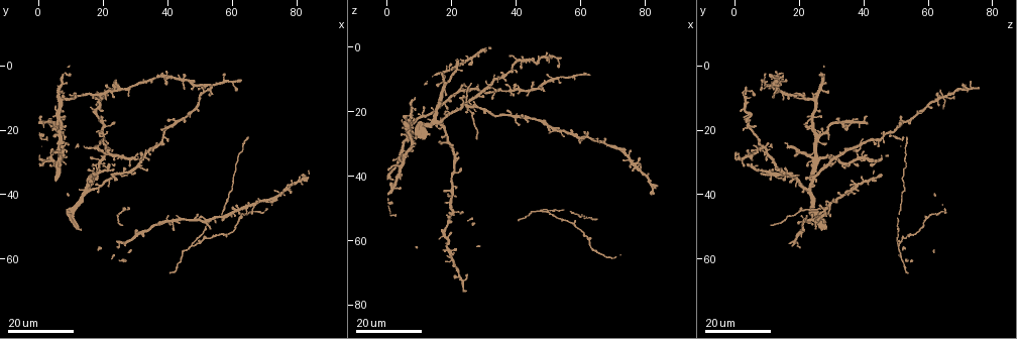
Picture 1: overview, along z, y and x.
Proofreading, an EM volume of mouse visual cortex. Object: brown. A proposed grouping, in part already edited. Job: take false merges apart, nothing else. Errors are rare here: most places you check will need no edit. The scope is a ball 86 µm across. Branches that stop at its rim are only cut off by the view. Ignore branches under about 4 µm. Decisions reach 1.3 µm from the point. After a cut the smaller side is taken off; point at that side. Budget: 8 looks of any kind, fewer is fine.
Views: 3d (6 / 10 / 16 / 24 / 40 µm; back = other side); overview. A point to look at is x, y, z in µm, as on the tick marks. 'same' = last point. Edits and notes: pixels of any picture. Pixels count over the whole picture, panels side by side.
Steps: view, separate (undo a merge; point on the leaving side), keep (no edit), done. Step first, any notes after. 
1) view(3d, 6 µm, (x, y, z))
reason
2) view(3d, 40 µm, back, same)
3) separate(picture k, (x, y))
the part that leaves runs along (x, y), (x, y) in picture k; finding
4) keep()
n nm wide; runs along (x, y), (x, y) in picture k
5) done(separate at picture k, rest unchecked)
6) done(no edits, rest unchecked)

view(3d, 24 µm, (22.5, 36.5, 19.5))

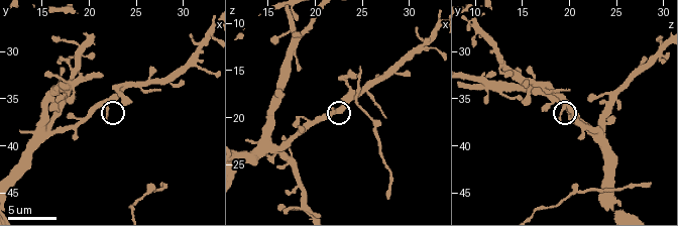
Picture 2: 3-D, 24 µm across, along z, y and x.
view(3d, 6 µm, (21.6, 36.0, 19.2))
zoom in

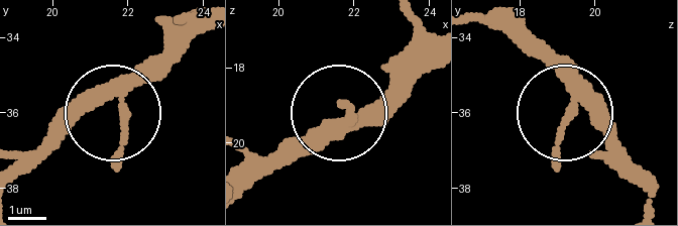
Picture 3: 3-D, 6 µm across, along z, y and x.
keep()
3 arms; runs along (501, 19), (560, 78), (566, 110), (579, 97), (614, 142) in picture 3; all the same neuron

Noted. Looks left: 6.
view(3d, 10 µm, (26.6, 44.8, 20.6))
arms run side by side

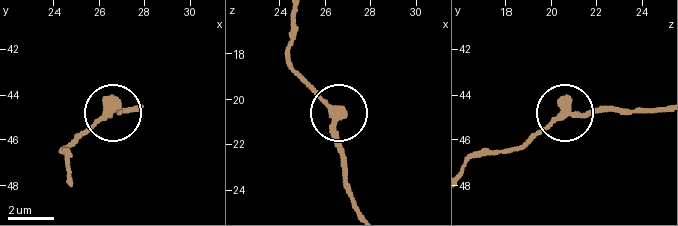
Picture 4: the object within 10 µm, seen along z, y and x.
keep()
300 nm wide; one neuron here

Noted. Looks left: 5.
view(3d, 16 µm, (48.0, 55.5, 51.5))
a fork

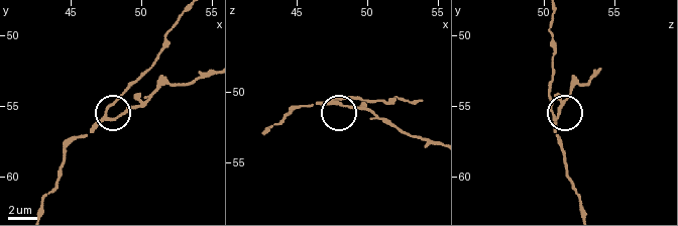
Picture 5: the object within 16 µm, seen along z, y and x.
view(3d, 10 µm, (47.6, 55.8, 50.8))

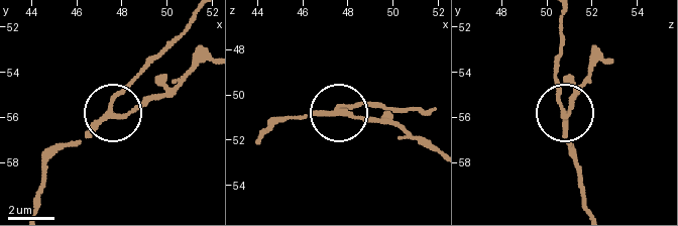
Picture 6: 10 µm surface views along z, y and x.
separate(picture 6, (120, 94))
210 nm wide; the part that leaves runs along (99, 122), (116, 95), (189, 20) in picture 6; a second neuron is stuck on

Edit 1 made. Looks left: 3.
view(overview)
redraw

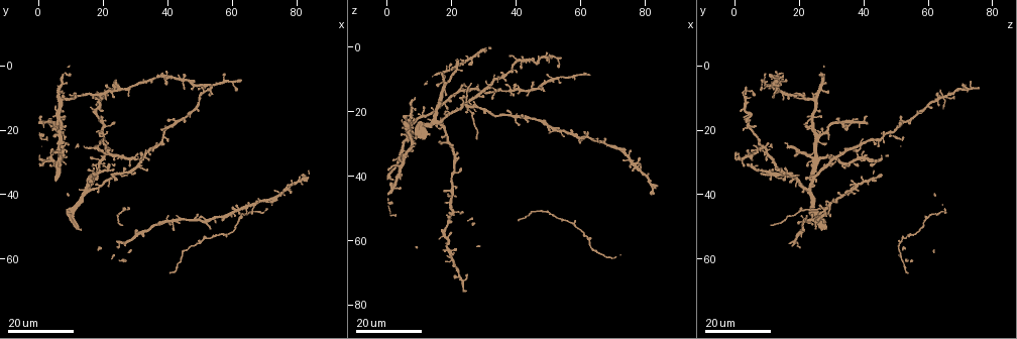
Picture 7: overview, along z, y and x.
view(3d, 24 µm, (53.5, 48.0, 25.5))
two arms in line, one across

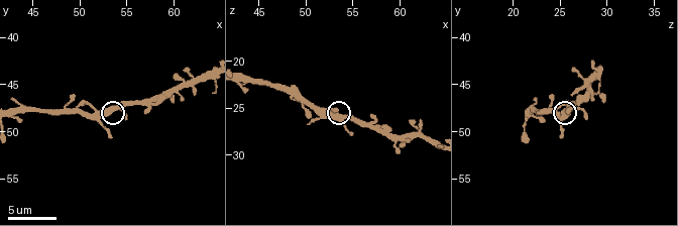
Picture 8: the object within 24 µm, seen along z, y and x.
view(3d, 6 µm, (53.8, 47.6, 26.2))

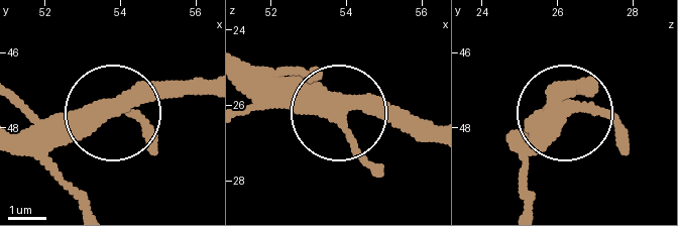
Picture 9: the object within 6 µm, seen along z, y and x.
keep()
3 arms; runs along (509, 132), (595, 113), (611, 123), (620, 148) in picture 9; continuous, no second neuron

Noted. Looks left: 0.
done(separate at picture 6, rest unchecked)

